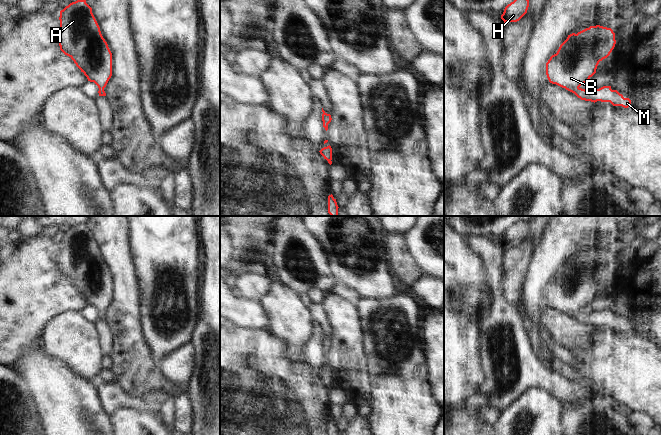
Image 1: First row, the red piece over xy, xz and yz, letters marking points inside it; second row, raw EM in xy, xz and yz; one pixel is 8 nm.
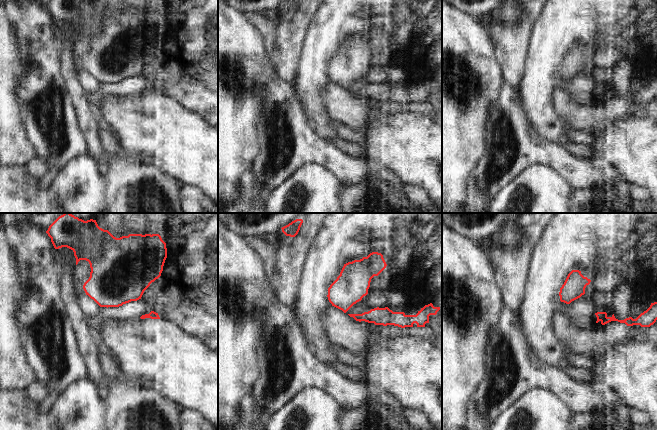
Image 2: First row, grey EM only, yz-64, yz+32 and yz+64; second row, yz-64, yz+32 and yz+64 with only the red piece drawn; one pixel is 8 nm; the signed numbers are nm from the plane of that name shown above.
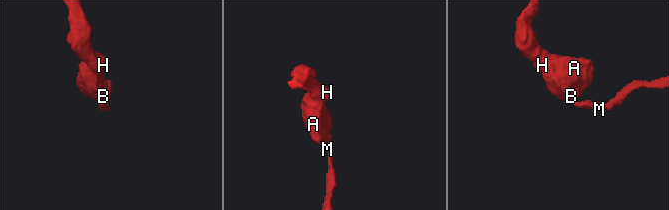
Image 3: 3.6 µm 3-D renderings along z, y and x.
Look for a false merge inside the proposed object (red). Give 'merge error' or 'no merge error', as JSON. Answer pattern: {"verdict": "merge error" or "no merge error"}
{"verdict": "no merge error"}

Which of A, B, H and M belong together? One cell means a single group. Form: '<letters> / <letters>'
A B H M

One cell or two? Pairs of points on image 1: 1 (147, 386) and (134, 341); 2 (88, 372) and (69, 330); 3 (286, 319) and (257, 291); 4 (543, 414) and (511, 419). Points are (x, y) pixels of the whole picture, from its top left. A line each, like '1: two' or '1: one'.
1: one
2: one
3: two
4: one

